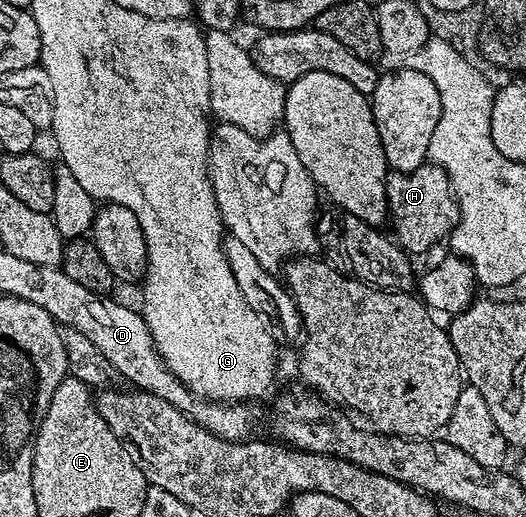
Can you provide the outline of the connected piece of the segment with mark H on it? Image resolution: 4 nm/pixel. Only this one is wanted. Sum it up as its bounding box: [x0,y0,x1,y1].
[386,165,460,256]

